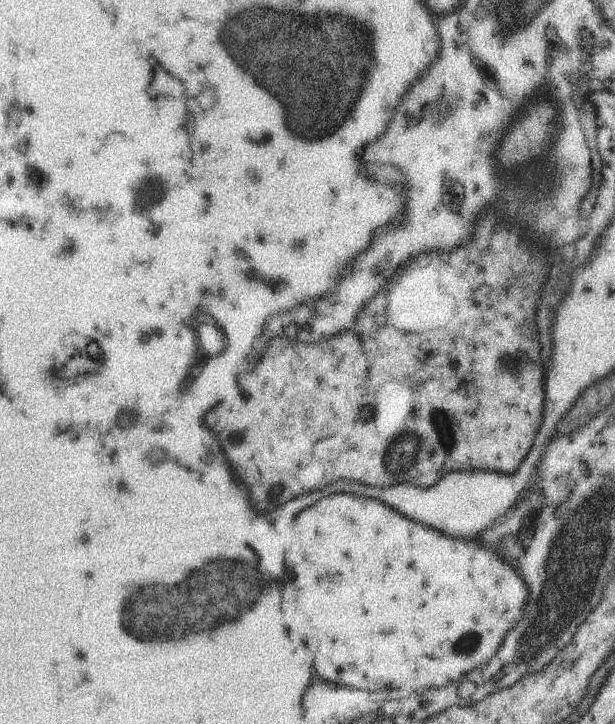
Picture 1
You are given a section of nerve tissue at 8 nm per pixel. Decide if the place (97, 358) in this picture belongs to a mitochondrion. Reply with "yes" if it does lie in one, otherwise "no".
no

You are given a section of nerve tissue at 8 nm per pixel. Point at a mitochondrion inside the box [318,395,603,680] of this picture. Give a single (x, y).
(437, 439)

